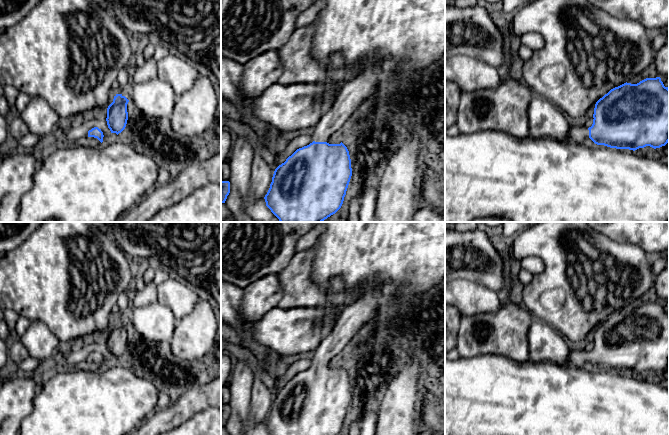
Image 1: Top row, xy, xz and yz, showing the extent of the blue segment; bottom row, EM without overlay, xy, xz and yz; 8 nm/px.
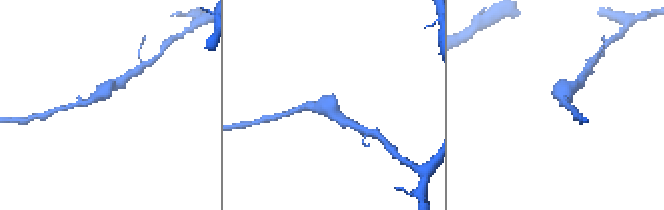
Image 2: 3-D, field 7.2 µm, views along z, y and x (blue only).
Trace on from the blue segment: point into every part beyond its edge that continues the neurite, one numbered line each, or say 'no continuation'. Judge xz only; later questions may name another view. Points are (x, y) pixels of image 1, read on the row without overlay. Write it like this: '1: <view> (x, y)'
1: xz (354, 316)

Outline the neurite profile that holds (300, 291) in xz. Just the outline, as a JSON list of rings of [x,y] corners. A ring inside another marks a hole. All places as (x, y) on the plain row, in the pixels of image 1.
[[[316,245],[297,252],[288,266],[278,273],[284,295],[278,303],[279,308],[307,308],[330,302],[350,305],[361,297],[364,290],[345,288],[341,277],[331,280],[331,289],[324,292],[313,280],[312,269]]]

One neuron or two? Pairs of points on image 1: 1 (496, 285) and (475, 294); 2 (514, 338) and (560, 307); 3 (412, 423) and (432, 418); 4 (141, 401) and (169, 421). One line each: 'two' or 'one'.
1: two
2: two
3: two
4: two

